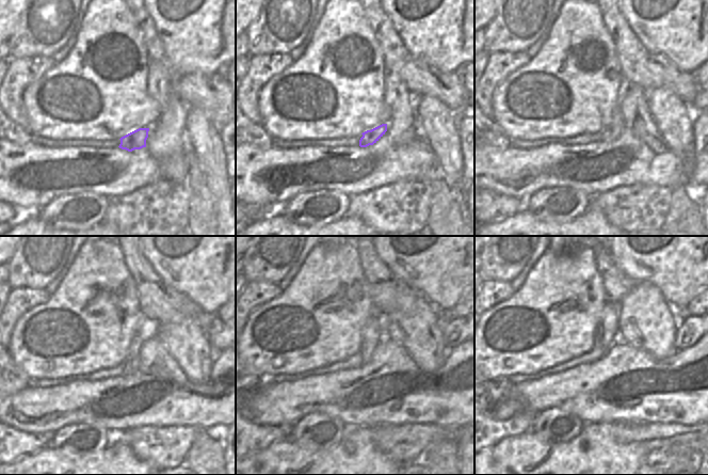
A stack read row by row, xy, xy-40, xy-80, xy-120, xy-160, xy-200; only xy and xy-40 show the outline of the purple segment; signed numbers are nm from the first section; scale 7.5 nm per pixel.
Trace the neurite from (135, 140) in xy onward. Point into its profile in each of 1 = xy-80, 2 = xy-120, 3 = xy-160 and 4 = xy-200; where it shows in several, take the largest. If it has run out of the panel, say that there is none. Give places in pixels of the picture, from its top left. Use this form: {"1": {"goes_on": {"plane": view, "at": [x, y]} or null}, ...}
{"1": {"goes_on": {"plane": "xy-80", "at": [610, 132]}}, "2": {"goes_on": {"plane": "xy-120", "at": [131, 361]}}, "3": {"goes_on": {"plane": "xy-160", "at": [372, 333]}}, "4": {"goes_on": {"plane": "xy-200", "at": [607, 334]}}}

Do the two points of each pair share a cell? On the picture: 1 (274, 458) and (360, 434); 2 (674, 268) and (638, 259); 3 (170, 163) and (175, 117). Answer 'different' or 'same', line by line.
1: same
2: same
3: same

